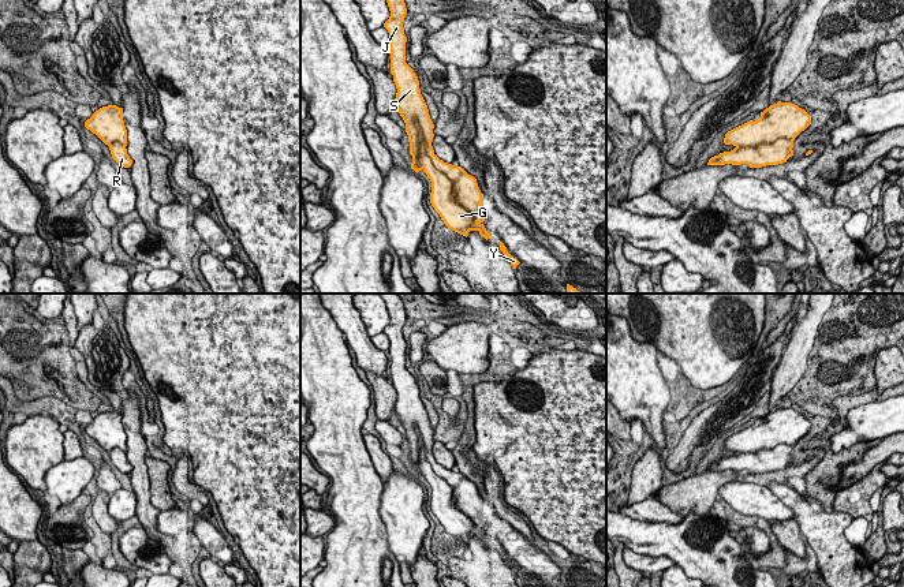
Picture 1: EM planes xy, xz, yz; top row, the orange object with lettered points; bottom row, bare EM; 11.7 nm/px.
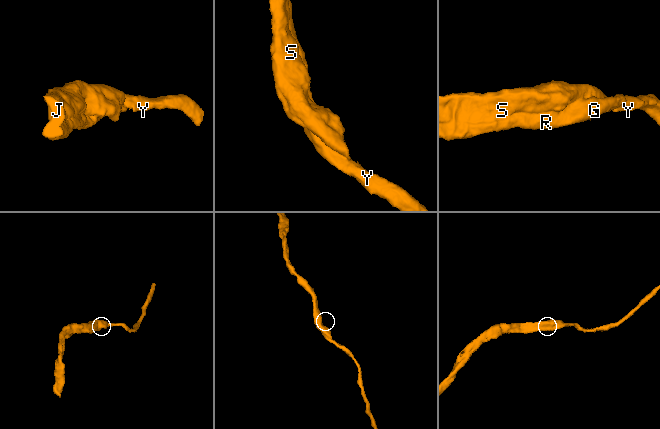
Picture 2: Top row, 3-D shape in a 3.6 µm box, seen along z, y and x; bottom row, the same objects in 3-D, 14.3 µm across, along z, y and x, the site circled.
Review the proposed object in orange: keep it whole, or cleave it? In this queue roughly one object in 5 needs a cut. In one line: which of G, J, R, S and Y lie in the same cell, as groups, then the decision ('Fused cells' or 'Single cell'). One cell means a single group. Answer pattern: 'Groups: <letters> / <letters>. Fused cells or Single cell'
Groups: G J R S Y. Single cell

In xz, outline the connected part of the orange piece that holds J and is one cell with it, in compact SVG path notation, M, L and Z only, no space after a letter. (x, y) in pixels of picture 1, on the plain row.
M377 294L388 309L391 322L384 329L388 336L391 355L391 380L397 399L395 414L406 429L406 438L412 461L411 475L423 476L432 487L430 509L440 520L444 530L463 541L478 536L486 546L485 521L482 520L482 504L477 485L462 472L440 466L433 456L434 430L427 411L421 400L419 386L414 375L406 369L406 348L403 328L407 321L403 300L397 294Z

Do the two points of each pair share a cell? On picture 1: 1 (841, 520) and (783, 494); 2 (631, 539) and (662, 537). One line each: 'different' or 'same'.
1: same
2: same

